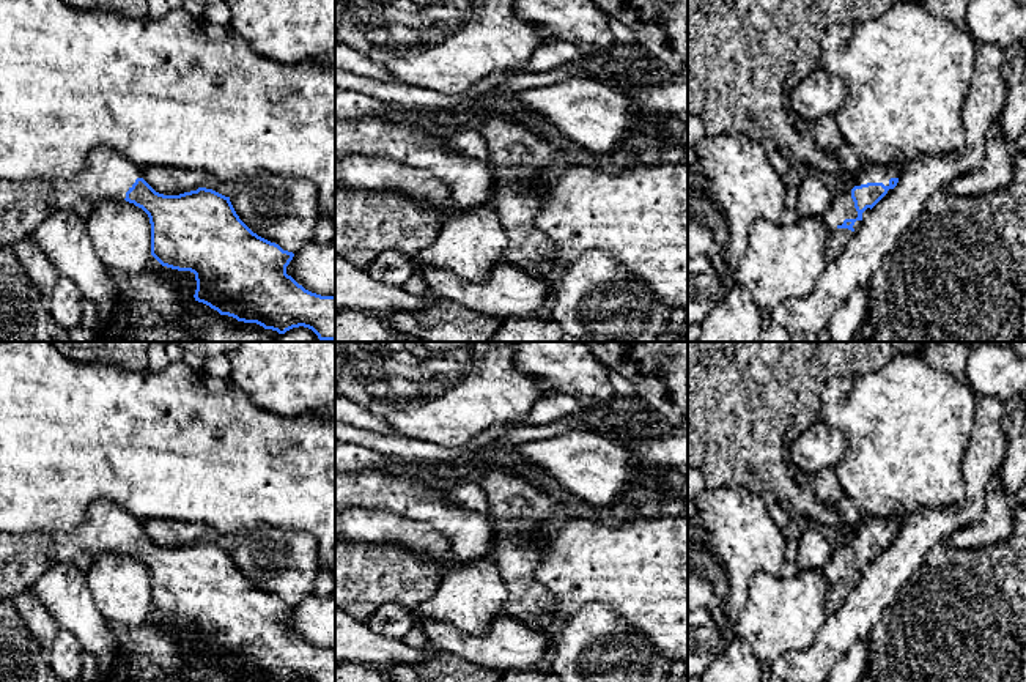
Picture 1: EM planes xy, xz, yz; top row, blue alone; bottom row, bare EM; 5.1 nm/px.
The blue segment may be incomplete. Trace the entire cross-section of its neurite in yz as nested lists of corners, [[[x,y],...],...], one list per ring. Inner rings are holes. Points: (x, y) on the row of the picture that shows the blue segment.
[[[862,164],[853,181],[834,198],[821,219],[829,232],[826,252],[834,258],[856,233],[862,217],[891,192],[902,173],[897,164]]]

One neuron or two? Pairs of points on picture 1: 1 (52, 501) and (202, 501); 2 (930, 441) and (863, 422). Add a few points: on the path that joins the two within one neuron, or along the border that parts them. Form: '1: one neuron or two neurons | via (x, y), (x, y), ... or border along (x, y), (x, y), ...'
1: one neuron | via (90, 485), (164, 485)
2: one neuron | via (913, 432), (905, 424), (880, 424)

